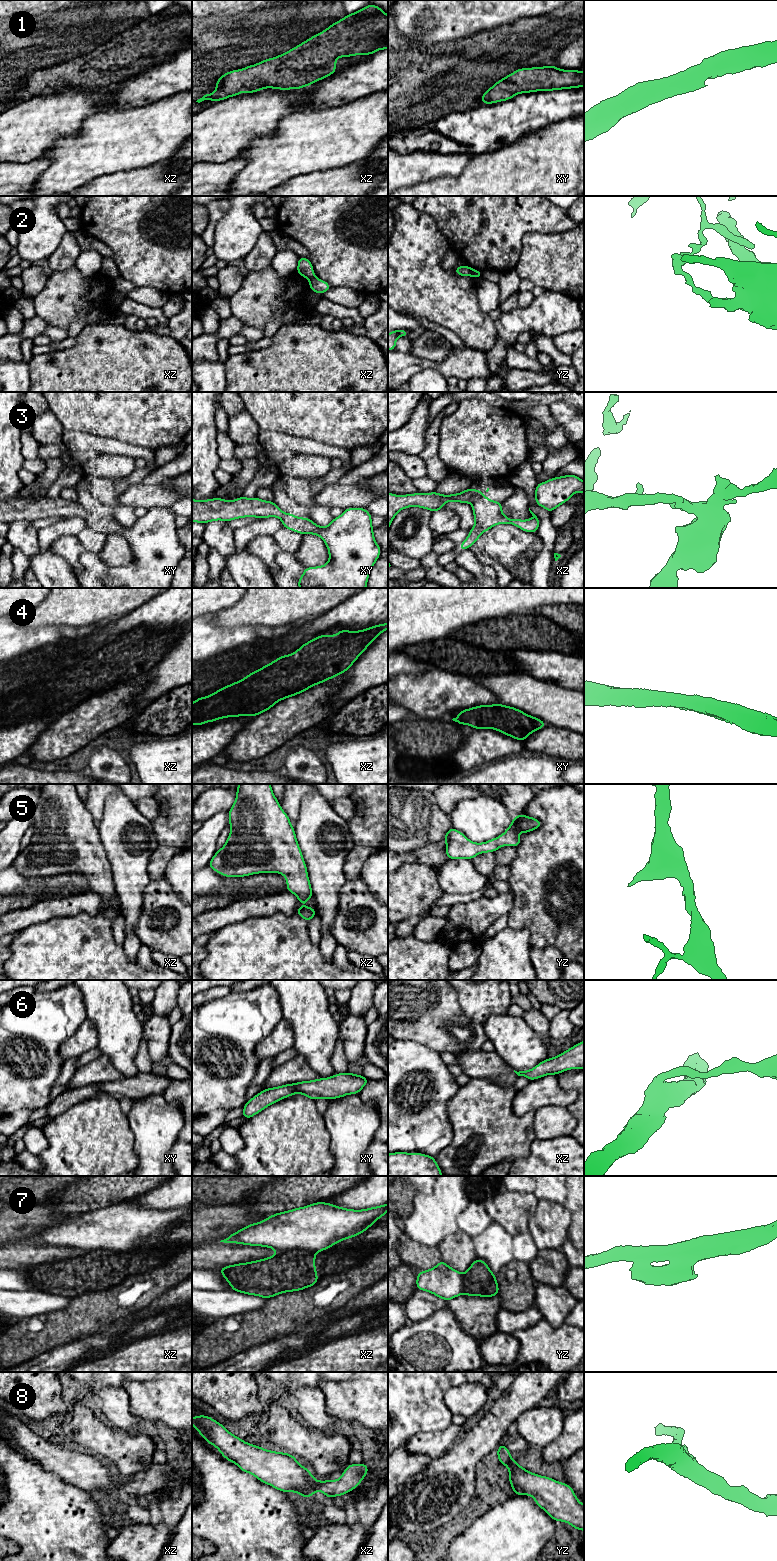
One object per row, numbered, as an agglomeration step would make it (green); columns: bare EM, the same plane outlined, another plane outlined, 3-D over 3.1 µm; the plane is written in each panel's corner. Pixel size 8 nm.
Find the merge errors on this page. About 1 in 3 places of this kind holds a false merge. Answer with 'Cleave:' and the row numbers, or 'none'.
Cleave: 2, 3, 7

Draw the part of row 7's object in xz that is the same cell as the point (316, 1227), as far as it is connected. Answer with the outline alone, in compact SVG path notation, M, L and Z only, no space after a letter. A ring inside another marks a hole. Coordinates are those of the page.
M317 1202L276 1213L220 1242L285 1250L323 1251L365 1232L388 1211L388 1203L362 1210Z

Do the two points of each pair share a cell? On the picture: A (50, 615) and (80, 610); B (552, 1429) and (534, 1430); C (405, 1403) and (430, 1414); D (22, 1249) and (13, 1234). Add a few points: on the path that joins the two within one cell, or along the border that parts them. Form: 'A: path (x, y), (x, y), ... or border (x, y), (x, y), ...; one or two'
A: path (57, 610), (73, 610); one
B: path (548, 1429), (538, 1429); one
C: path (411, 1403), (424, 1410); one
D: border (23, 1241), (10, 1243); two

